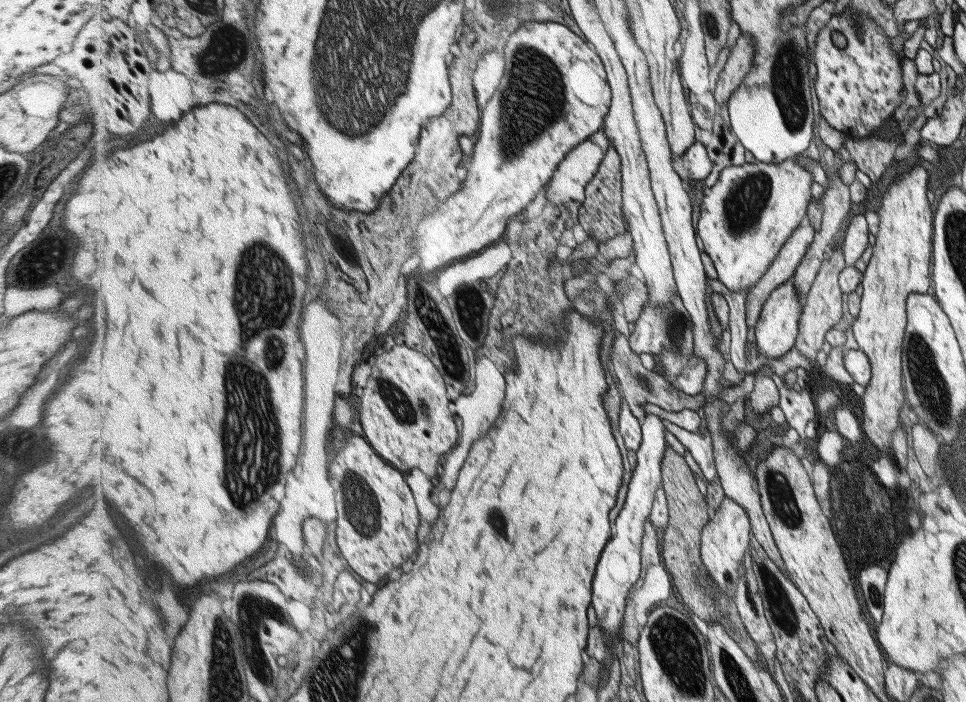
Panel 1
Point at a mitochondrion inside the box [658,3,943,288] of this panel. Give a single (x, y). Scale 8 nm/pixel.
(787, 74)

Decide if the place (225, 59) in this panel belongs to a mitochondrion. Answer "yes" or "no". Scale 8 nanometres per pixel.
yes

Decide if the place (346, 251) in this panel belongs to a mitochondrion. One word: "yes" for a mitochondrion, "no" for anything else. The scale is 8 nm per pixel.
no

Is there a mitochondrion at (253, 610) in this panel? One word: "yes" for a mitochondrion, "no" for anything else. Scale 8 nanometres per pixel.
yes

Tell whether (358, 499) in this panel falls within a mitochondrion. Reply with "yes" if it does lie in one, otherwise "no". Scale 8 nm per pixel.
yes

